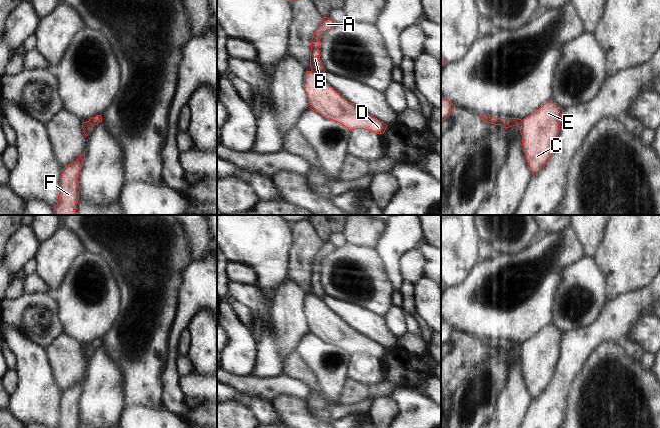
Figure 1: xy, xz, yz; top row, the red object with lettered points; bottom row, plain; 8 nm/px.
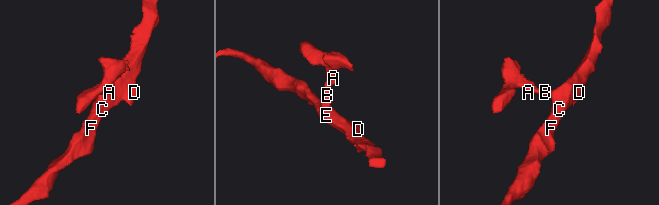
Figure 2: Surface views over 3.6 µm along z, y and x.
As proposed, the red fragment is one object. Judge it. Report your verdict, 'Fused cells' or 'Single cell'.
Fused cells.

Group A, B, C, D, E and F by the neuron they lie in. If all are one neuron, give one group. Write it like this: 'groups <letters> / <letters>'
groups A B / C D E F

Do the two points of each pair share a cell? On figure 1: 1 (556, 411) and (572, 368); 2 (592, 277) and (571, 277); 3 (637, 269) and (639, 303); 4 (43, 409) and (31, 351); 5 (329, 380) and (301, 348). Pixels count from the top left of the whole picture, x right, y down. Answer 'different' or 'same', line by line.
1: same
2: same
3: different
4: same
5: same

